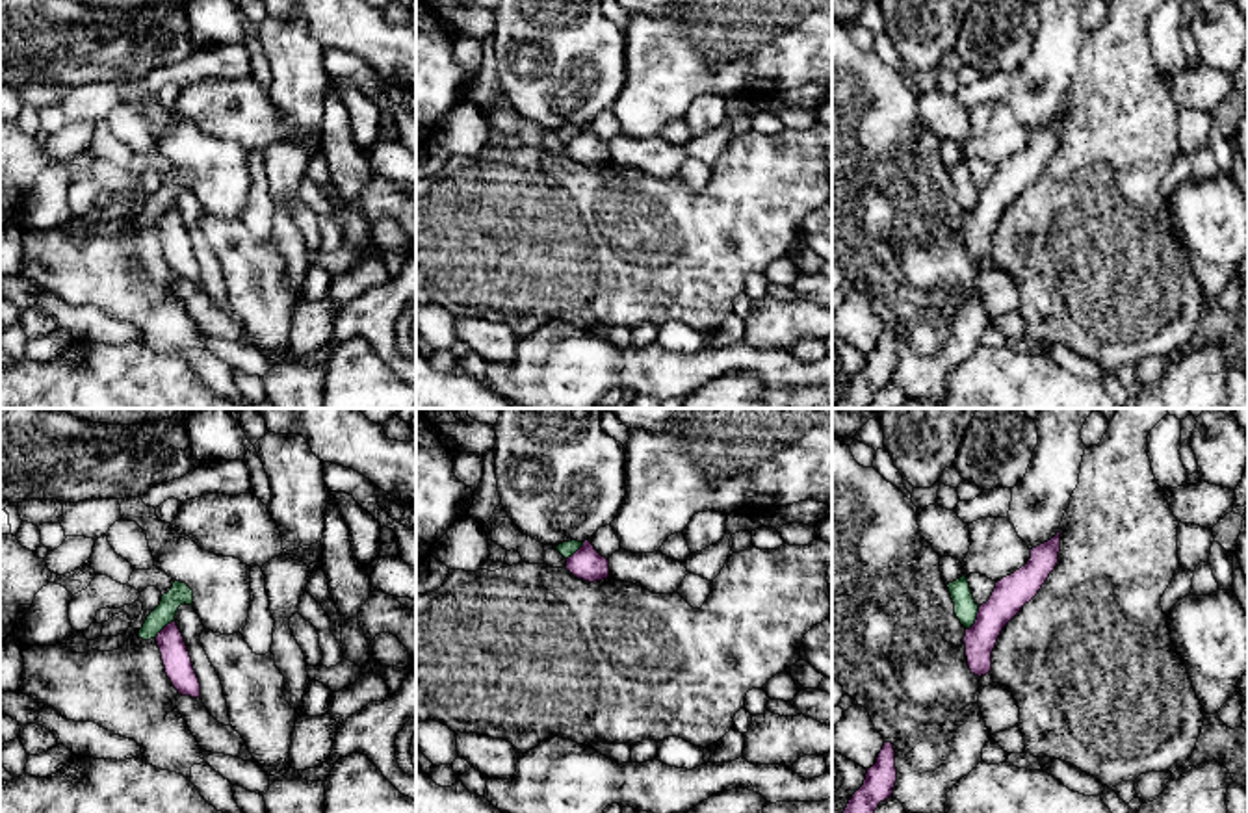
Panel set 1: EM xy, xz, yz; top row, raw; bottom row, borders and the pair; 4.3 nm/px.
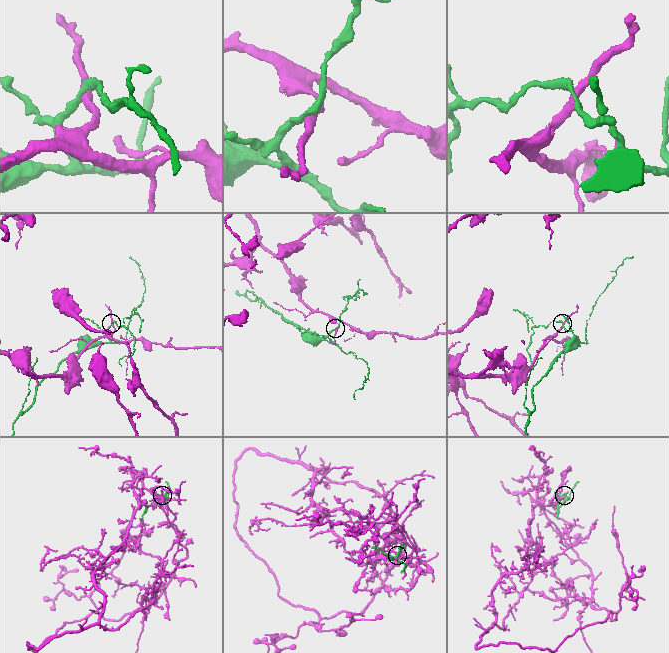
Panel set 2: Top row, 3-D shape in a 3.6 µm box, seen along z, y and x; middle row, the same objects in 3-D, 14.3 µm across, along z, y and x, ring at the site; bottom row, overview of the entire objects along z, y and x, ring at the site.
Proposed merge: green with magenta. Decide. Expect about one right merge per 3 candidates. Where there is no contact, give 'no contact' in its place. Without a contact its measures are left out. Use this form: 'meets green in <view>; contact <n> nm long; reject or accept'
meets green in yz; contact 120 nm long; reject

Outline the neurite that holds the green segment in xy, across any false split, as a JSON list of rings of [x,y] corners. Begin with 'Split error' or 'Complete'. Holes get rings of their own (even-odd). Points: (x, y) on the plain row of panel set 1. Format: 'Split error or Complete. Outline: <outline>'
Complete. Outline: [[[175,165],[171,174],[162,180],[160,189],[147,200],[139,213],[139,223],[150,225],[171,206],[175,206],[180,189],[193,189],[193,174],[180,165]]]

